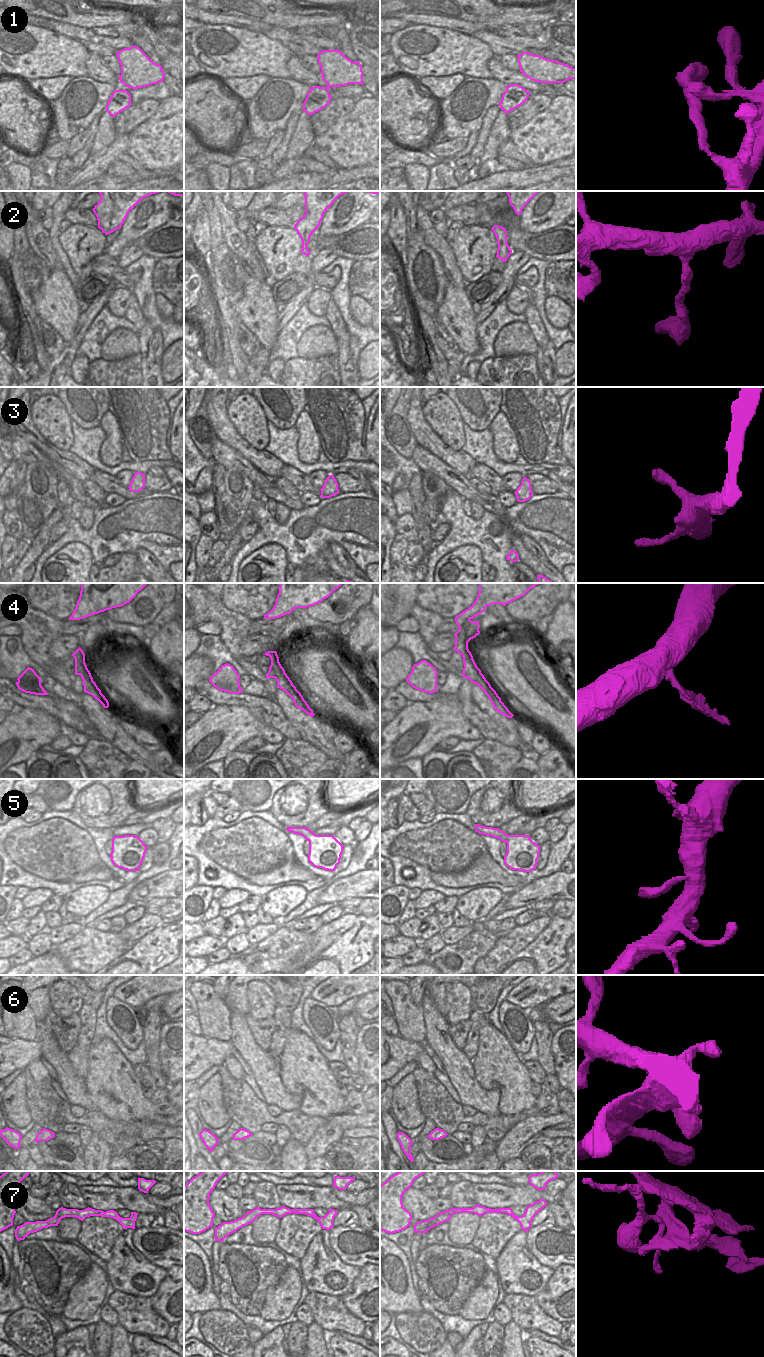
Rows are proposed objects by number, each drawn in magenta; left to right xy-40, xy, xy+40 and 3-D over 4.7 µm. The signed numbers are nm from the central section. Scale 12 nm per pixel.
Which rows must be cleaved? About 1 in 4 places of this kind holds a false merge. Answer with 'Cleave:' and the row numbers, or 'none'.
Cleave: 4, 7

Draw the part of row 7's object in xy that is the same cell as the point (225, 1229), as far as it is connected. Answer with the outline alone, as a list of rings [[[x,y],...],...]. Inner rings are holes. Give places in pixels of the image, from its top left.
[[[251,1210],[246,1212],[241,1218],[230,1222],[223,1222],[221,1225],[215,1228],[215,1241],[223,1242],[227,1236],[236,1232],[238,1229],[248,1224],[252,1224],[256,1218],[257,1216],[255,1216]]]

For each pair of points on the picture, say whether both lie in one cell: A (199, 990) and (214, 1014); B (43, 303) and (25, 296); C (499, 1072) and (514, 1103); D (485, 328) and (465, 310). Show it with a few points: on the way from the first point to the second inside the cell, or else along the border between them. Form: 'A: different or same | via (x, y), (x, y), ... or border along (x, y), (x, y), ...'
A: same | via (202, 996), (211, 1008)
B: different | border along (42, 277), (41, 283), (31, 293), (32, 304)
C: same | via (507, 1080), (514, 1087), (514, 1095)
D: different | border along (477, 325), (477, 341), (480, 348)

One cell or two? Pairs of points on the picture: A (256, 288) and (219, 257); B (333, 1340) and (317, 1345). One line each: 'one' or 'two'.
A: two
B: two

